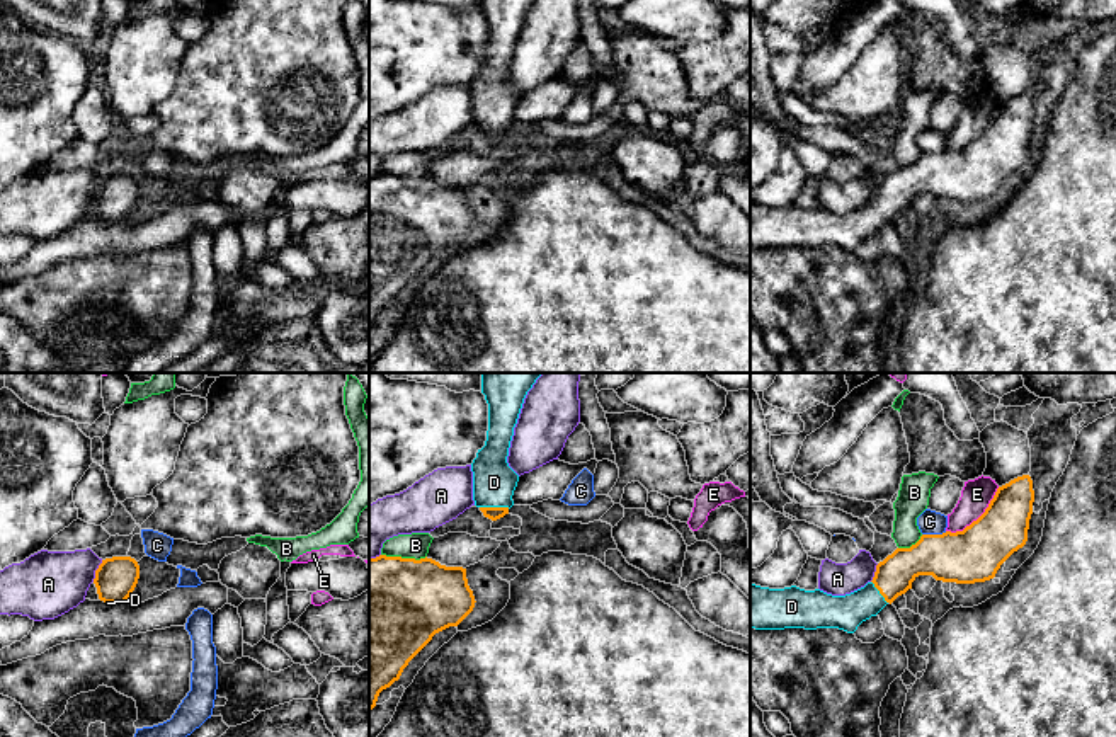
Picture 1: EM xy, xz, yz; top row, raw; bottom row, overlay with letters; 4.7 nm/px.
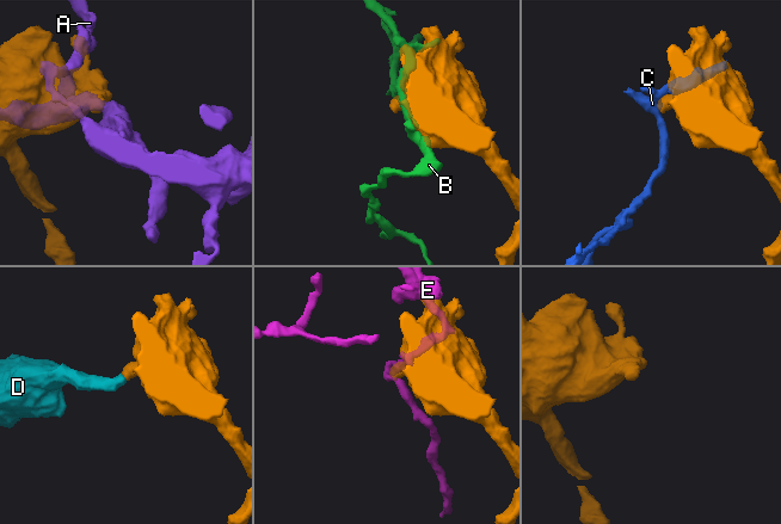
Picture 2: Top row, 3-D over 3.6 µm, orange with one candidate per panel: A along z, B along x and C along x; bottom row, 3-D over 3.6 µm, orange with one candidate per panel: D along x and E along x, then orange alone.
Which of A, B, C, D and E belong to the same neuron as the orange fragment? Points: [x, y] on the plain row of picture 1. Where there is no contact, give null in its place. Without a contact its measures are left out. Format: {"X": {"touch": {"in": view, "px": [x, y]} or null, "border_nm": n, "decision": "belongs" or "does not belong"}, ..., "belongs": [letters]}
{"A": {"touch": {"in": "xy", "px": [96, 189]}, "border_nm": 120, "decision": "does not belong"}, "B": {"touch": {"in": "xz", "px": [404, 177]}, "border_nm": 220, "decision": "does not belong"}, "C": {"touch": {"in": "yz", "px": [934, 154]}, "border_nm": 120, "decision": "does not belong"}, "D": {"touch": {"in": "xz", "px": [495, 126]}, "border_nm": 140, "decision": "belongs"}, "E": {"touch": {"in": "yz", "px": [979, 137]}, "border_nm": 340, "decision": "does not belong"}, "belongs": ["D"]}

